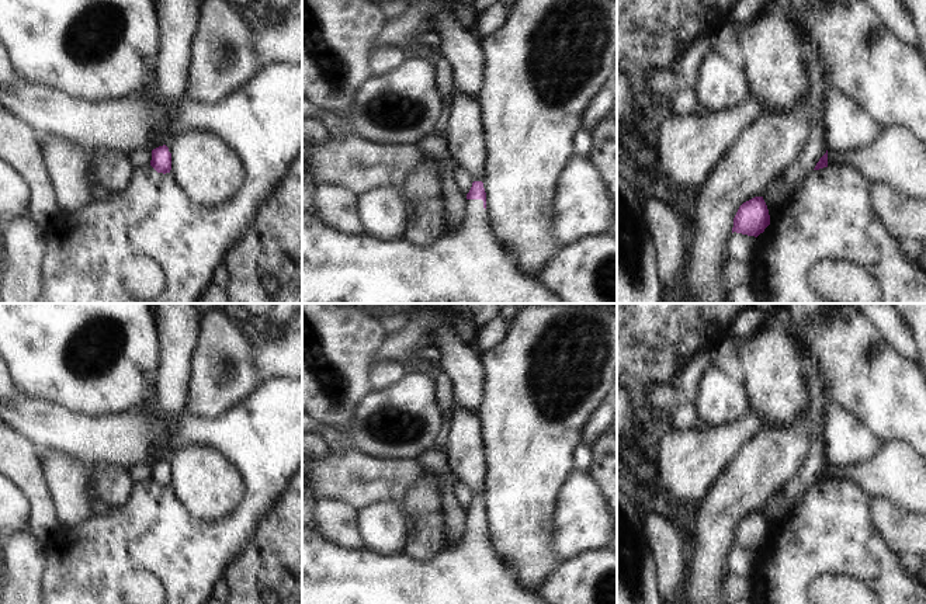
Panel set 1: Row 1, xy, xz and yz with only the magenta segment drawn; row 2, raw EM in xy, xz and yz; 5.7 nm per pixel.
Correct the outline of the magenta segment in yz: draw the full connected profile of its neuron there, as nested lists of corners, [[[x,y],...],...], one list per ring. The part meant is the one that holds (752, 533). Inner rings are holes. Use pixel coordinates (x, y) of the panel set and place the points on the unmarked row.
[[[755,511],[743,517],[735,532],[732,548],[757,552],[770,539],[770,530],[763,511]]]

